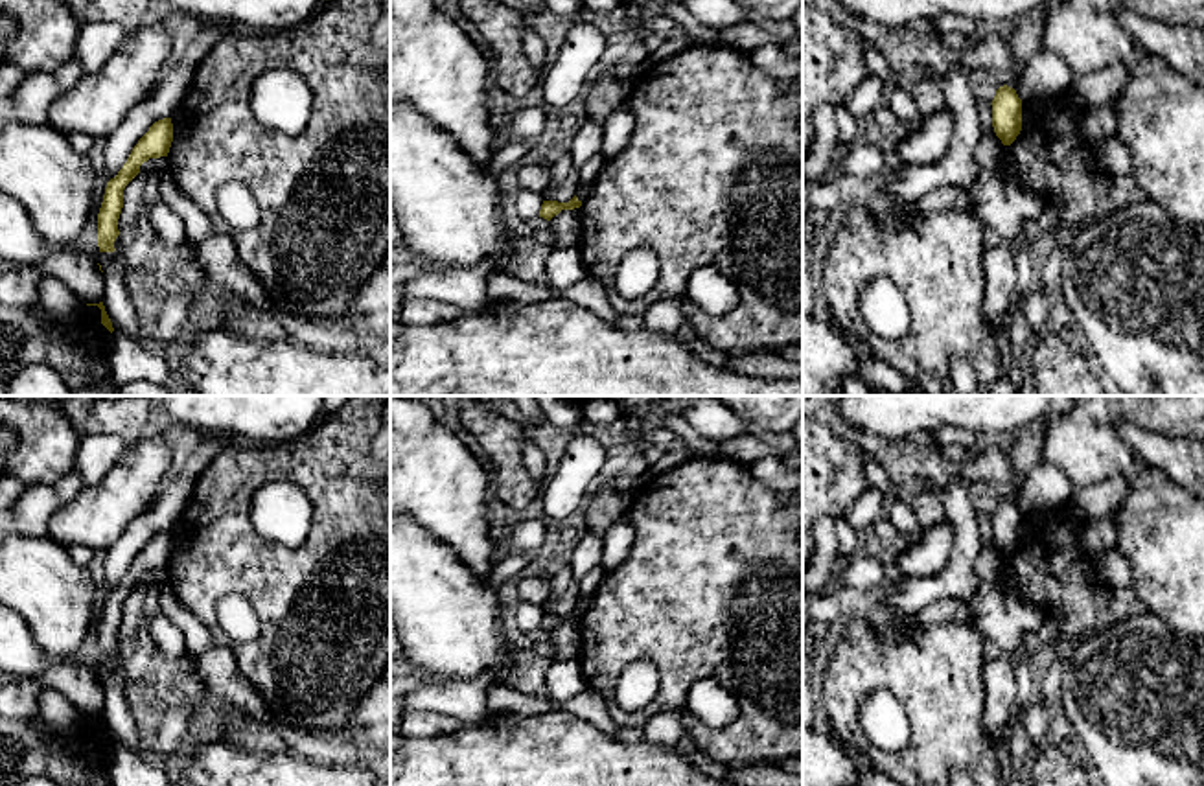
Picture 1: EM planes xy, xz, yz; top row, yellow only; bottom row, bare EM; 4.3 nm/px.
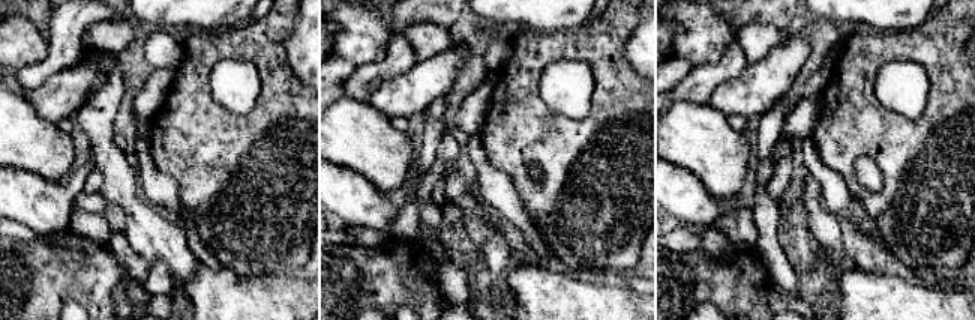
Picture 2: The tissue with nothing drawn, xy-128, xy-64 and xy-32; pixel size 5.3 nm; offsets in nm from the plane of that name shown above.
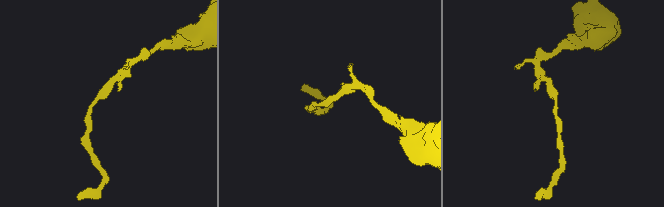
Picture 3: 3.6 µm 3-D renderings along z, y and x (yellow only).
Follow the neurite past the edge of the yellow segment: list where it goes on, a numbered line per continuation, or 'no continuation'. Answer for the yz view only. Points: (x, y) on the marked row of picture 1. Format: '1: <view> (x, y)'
no continuation

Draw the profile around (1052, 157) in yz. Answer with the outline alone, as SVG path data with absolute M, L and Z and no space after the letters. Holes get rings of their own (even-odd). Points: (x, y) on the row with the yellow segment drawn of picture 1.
M1068 90L1022 103L1022 131L1011 145L1003 145L1000 160L1025 190L1040 195L1046 204L1060 208L1059 228L1064 234L1095 219L1097 204L1116 177L1099 164L1092 142L1082 133L1084 112L1084 107L1077 105Z

